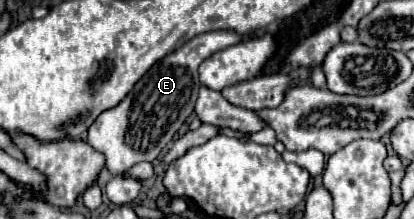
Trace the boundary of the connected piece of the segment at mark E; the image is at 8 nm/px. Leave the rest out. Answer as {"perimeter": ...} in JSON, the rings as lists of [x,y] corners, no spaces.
{"perimeter":[[[230,29],[200,33],[194,39],[190,39],[184,47],[154,63],[150,71],[124,97],[124,101],[118,107],[104,111],[88,129],[88,145],[92,145],[96,151],[104,155],[104,167],[112,175],[122,175],[140,161],[154,161],[194,111],[194,103],[198,97],[198,65],[212,53],[256,35],[256,31],[252,31],[250,35],[240,35]]]}

